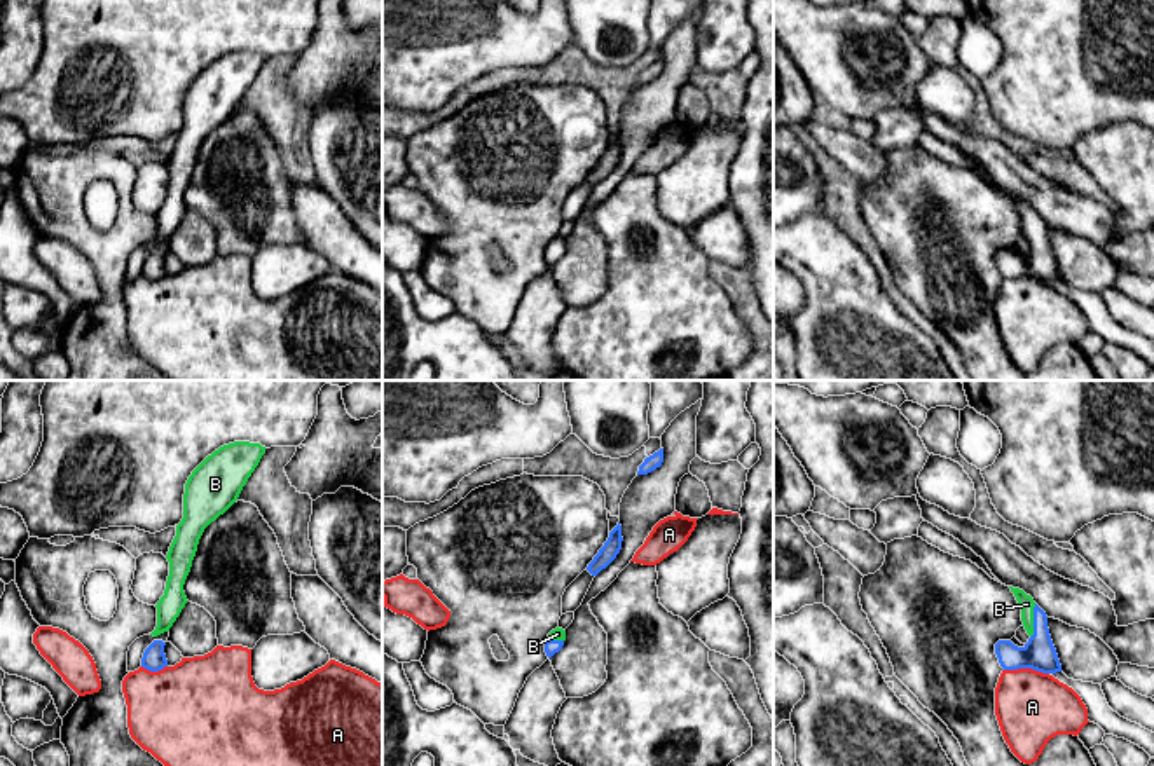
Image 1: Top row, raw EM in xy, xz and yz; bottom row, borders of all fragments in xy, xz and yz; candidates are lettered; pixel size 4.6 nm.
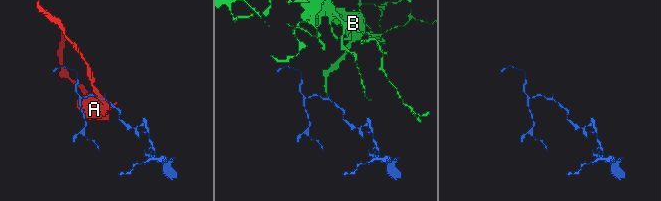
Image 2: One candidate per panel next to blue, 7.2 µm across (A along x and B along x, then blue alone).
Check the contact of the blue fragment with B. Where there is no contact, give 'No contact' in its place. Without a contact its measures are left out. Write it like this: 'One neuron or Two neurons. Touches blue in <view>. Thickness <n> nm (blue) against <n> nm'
One neuron. Touches blue in yz. Thickness 150 nm (blue) against 70 nm

